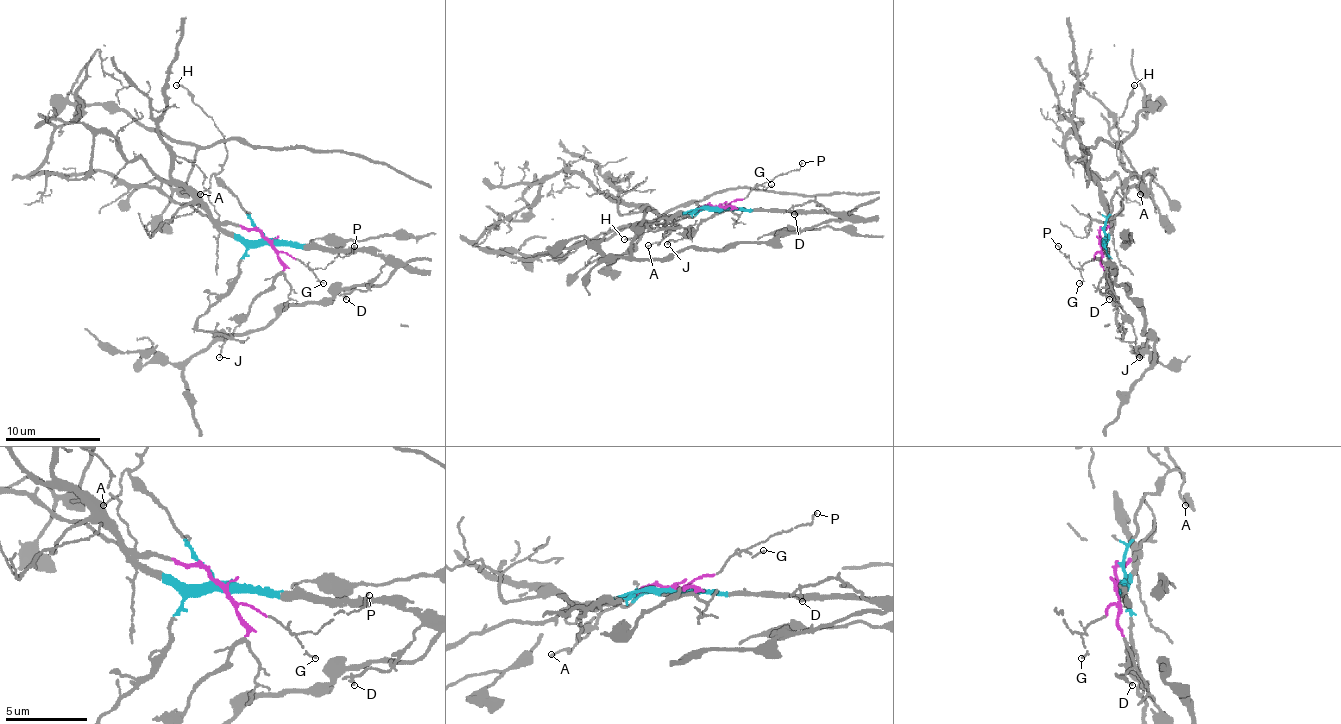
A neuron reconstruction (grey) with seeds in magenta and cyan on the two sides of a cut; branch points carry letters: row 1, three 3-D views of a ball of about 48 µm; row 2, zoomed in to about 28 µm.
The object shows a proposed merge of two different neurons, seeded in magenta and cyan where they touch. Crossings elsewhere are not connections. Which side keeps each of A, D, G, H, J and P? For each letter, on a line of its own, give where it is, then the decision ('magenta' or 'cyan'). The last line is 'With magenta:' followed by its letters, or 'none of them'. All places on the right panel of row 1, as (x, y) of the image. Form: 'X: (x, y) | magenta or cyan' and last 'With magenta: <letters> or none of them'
A: (1140, 194) | cyan
D: (1109, 299) | cyan
G: (1079, 283) | magenta
H: (1134, 85) | cyan
J: (1139, 357) | magenta
P: (1058, 246) | magenta
With magenta: G, J, P

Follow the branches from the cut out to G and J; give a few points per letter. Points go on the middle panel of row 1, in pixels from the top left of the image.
G: (716, 205), (728, 205), (757, 186), (766, 189), (771, 184)
J: (716, 205), (730, 208), (714, 212), (683, 239), (666, 243)

